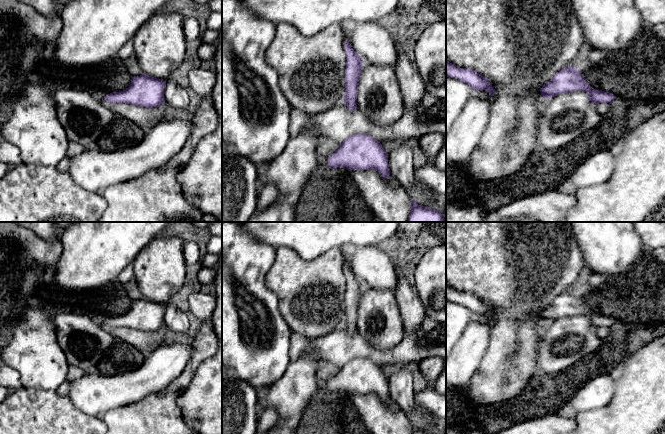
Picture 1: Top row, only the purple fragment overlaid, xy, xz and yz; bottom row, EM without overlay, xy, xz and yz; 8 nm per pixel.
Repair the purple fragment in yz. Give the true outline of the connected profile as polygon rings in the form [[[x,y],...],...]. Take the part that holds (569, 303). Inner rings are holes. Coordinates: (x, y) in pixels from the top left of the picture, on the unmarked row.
[[[574,290],[561,293],[549,306],[544,308],[540,314],[541,319],[546,325],[553,320],[574,315],[586,316],[593,328],[611,328],[616,321],[610,316],[592,312],[581,299],[580,293],[576,293]]]

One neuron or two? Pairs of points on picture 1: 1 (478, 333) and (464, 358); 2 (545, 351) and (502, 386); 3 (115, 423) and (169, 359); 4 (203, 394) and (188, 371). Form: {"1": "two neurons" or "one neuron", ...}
{"1": "one neuron", "2": "two neurons", "3": "two neurons", "4": "two neurons"}

